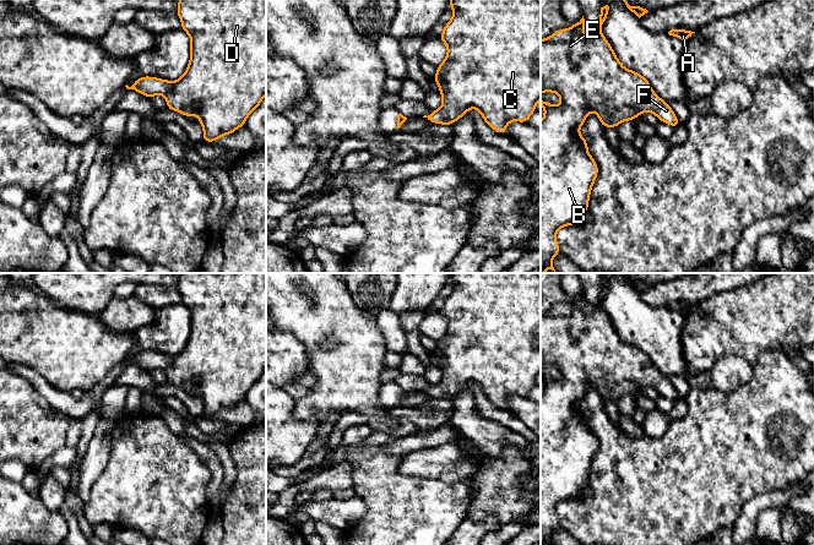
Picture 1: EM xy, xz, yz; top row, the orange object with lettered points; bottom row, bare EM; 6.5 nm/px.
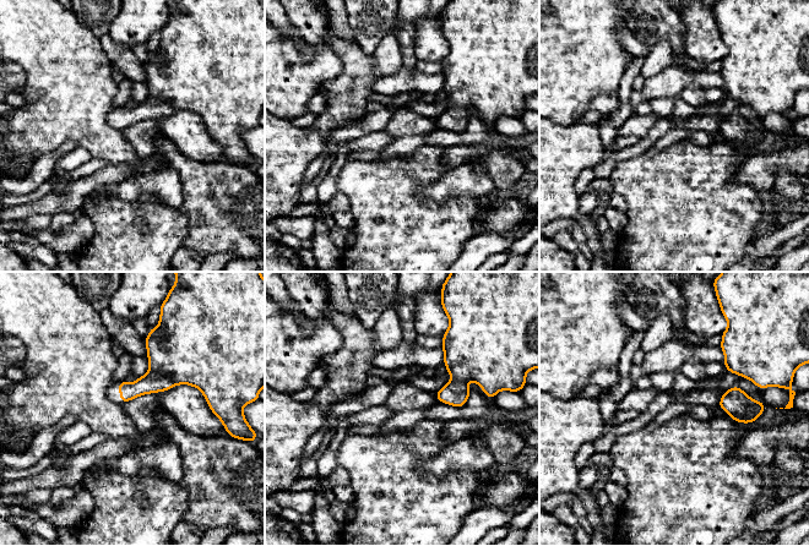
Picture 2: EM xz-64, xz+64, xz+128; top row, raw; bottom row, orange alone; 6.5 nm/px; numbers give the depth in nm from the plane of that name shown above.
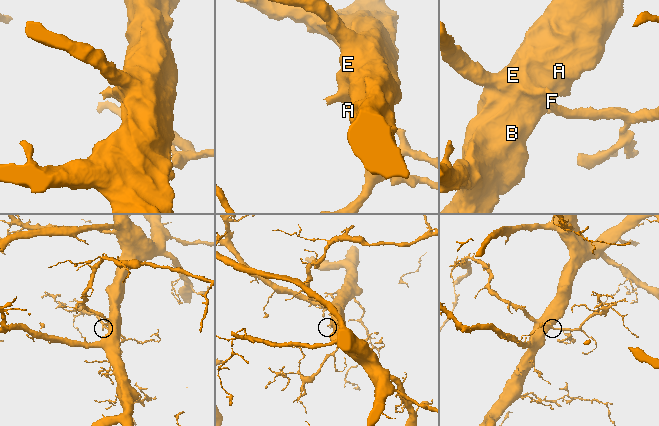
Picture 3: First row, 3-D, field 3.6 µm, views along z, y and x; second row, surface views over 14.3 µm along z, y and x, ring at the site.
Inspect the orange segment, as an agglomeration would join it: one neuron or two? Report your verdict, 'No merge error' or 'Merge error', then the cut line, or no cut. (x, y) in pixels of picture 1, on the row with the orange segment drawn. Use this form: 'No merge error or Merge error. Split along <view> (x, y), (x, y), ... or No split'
No merge error. No split

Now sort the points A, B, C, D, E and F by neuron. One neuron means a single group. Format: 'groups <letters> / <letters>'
groups A B C D E F

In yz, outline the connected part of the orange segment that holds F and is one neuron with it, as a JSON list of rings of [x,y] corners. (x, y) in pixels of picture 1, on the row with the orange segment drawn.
[[[608,5],[601,7],[599,27],[591,39],[584,34],[584,16],[570,28],[558,29],[541,39],[541,93],[553,92],[561,99],[560,105],[541,99],[544,107],[541,120],[541,273],[546,269],[555,272],[552,258],[560,254],[557,231],[581,222],[588,209],[598,164],[588,153],[586,138],[579,132],[587,114],[595,111],[603,129],[617,129],[625,120],[633,122],[644,111],[655,114],[660,121],[674,129],[680,125],[673,109],[653,92],[647,78],[620,64],[602,33],[608,10]]]

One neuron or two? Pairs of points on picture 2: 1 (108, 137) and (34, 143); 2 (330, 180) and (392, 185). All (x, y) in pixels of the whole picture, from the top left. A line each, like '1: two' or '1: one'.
1: one
2: two

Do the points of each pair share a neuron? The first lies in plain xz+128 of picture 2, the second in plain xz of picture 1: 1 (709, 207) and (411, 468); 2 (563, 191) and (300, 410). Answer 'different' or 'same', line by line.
1: different
2: different

